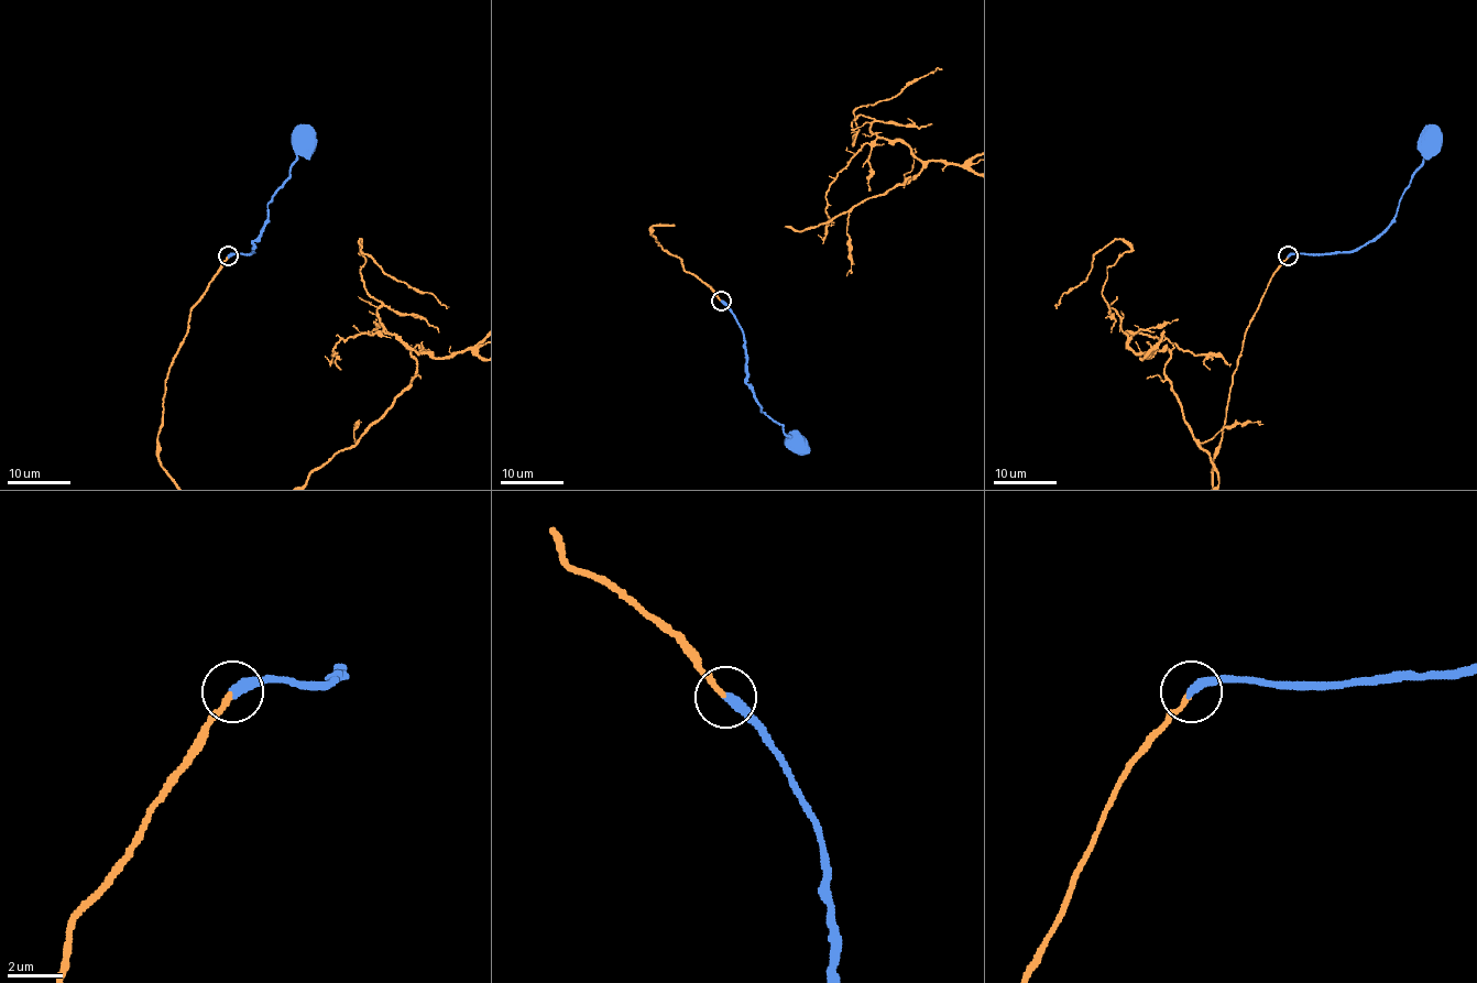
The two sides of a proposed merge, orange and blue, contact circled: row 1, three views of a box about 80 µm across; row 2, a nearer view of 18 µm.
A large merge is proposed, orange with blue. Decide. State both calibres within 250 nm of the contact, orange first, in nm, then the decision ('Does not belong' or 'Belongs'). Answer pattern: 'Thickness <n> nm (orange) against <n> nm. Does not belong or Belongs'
Thickness 180 nm (orange) against 360 nm. Belongs

